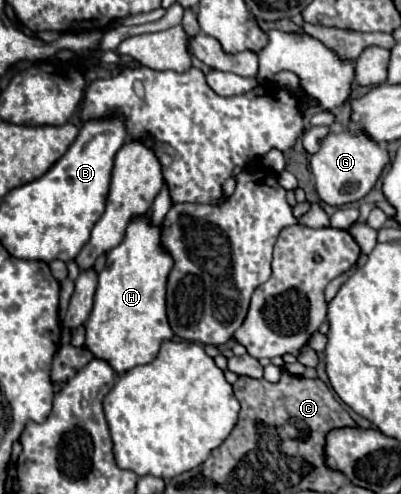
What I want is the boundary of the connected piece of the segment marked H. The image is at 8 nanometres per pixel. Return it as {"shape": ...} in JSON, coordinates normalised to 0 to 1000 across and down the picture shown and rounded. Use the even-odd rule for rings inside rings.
{"shape":[[[372,433],[332,441],[317,457],[307,490],[267,510],[267,534],[247,555],[237,615],[212,656],[217,664],[212,700],[232,713],[237,725],[267,729],[292,757],[307,757],[347,737],[372,737],[392,721],[401,692],[431,684],[411,636],[411,575],[431,538],[431,522],[426,514],[416,514],[416,506],[406,506],[406,486],[397,482],[397,474],[401,457],[387,457]]]}

